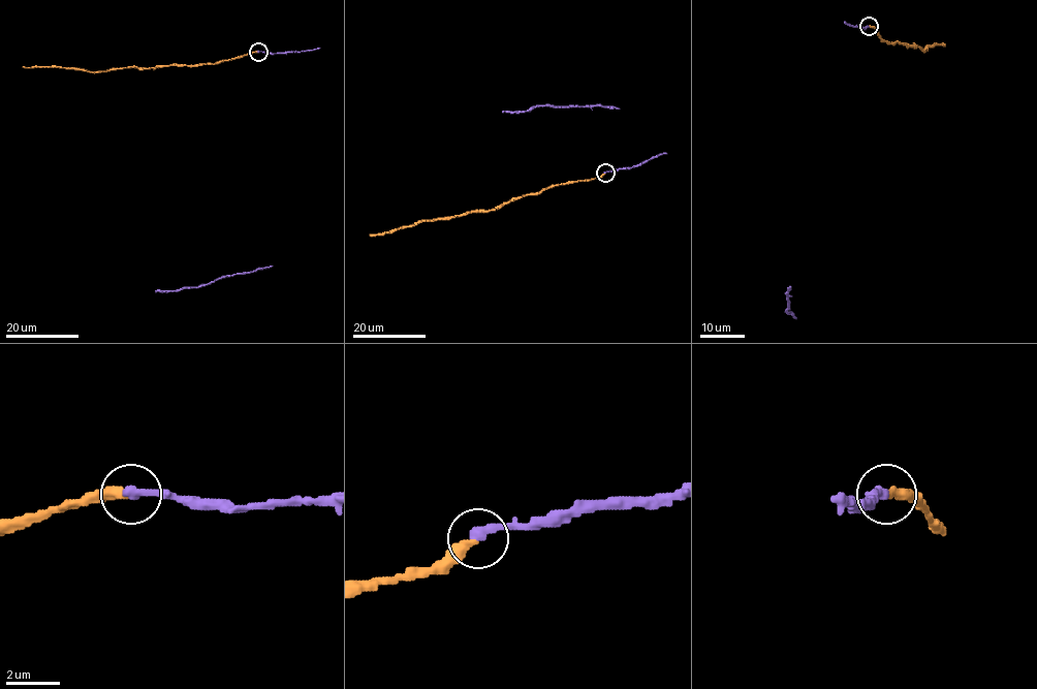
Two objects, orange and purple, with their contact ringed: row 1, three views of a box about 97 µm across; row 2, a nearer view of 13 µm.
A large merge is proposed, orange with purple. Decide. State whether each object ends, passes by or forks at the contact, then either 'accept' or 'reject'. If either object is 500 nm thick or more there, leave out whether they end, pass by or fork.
orange ends; purple ends; accept

